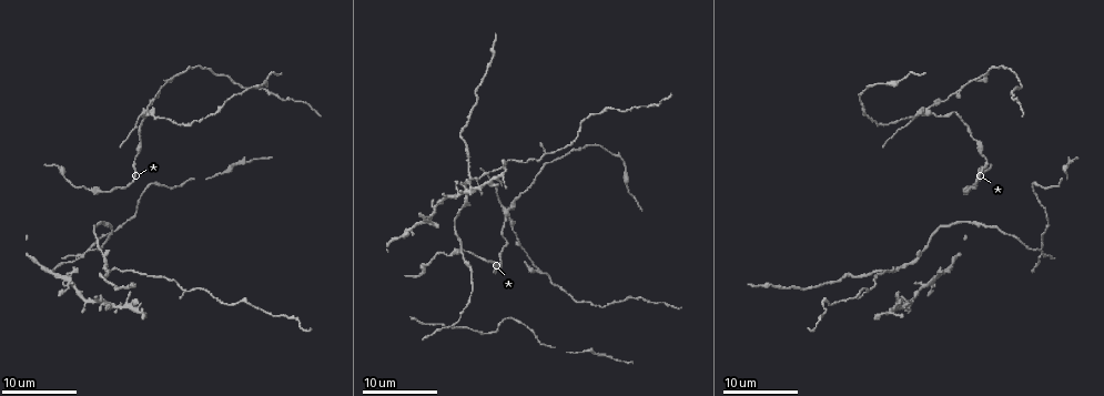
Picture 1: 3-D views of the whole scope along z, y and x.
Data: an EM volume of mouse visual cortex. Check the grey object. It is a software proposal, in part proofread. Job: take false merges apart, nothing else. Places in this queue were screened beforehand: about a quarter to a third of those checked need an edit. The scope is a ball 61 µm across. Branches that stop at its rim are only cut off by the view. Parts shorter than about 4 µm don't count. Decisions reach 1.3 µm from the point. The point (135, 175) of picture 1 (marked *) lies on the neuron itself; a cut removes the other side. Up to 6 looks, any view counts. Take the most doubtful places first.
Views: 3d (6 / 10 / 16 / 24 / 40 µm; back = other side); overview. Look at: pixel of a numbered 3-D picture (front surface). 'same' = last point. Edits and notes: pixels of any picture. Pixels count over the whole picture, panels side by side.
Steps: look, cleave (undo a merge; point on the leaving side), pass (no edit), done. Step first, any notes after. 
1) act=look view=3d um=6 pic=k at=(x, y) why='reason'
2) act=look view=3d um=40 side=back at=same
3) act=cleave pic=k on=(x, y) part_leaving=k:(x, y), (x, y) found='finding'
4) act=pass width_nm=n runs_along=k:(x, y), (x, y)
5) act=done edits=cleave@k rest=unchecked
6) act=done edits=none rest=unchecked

act=look view=3d um=16 pic=1 at=(930, 108) why='side arm on a straight run'

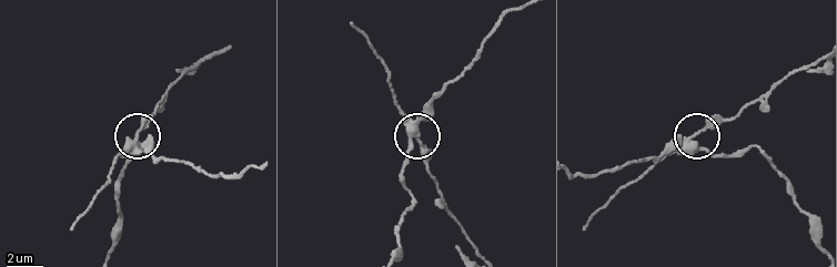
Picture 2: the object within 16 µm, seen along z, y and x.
act=look view=3d um=10 pic=2 at=(697, 133)

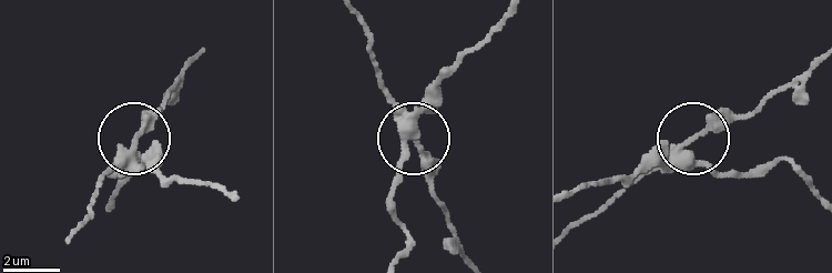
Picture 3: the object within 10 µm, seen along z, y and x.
act=cleave pic=3 on=(143, 133) width_nm=270 found='two neurons meet here'

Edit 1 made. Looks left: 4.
act=look view=overview

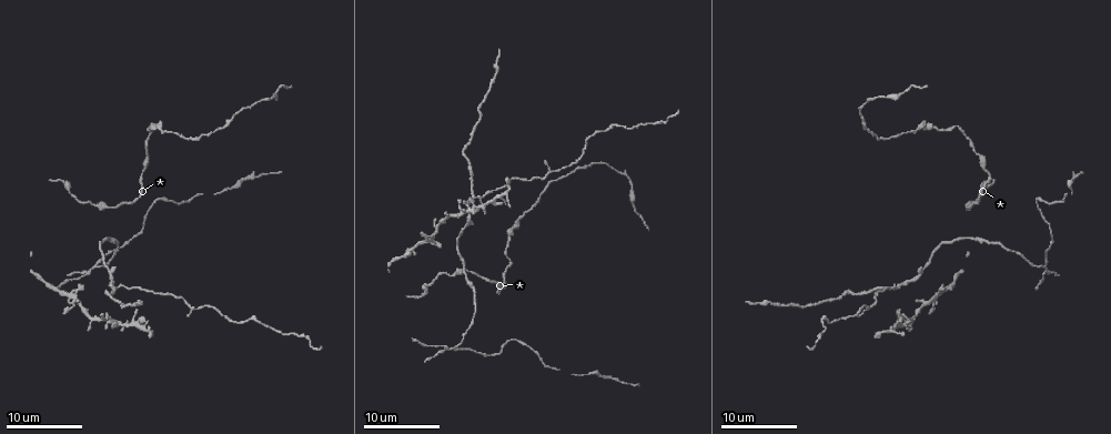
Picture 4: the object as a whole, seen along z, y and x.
act=look view=3d um=6 pic=4 at=(1045, 263)

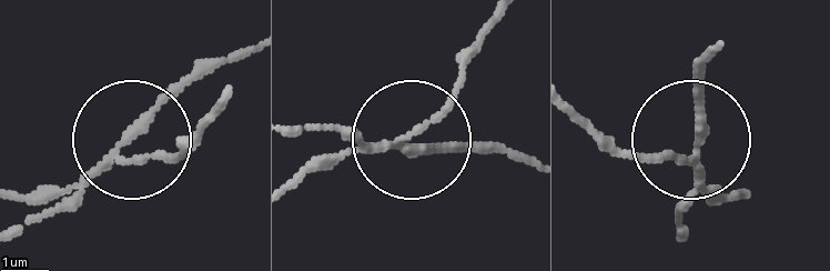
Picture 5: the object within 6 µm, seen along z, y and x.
act=look view=3d um=6 side=back pic=5 at=(401, 148)

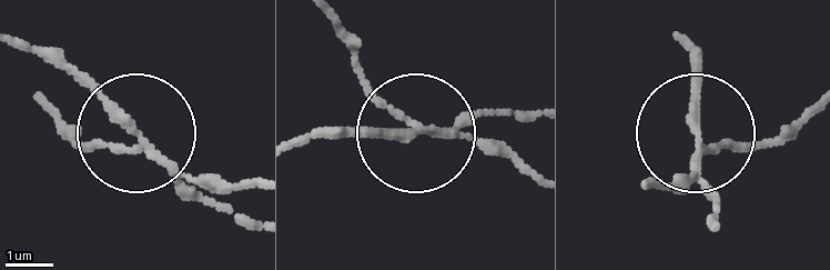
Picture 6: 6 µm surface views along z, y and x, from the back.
act=cleave pic=6 on=(99, 144) side_arm_um=7 part_leaving=6:(163, 166), (88, 153), (56, 118) found='a second neuron is stuck on'

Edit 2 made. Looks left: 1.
act=done edits=cleave@3,cleave@6 rest=unchecked

